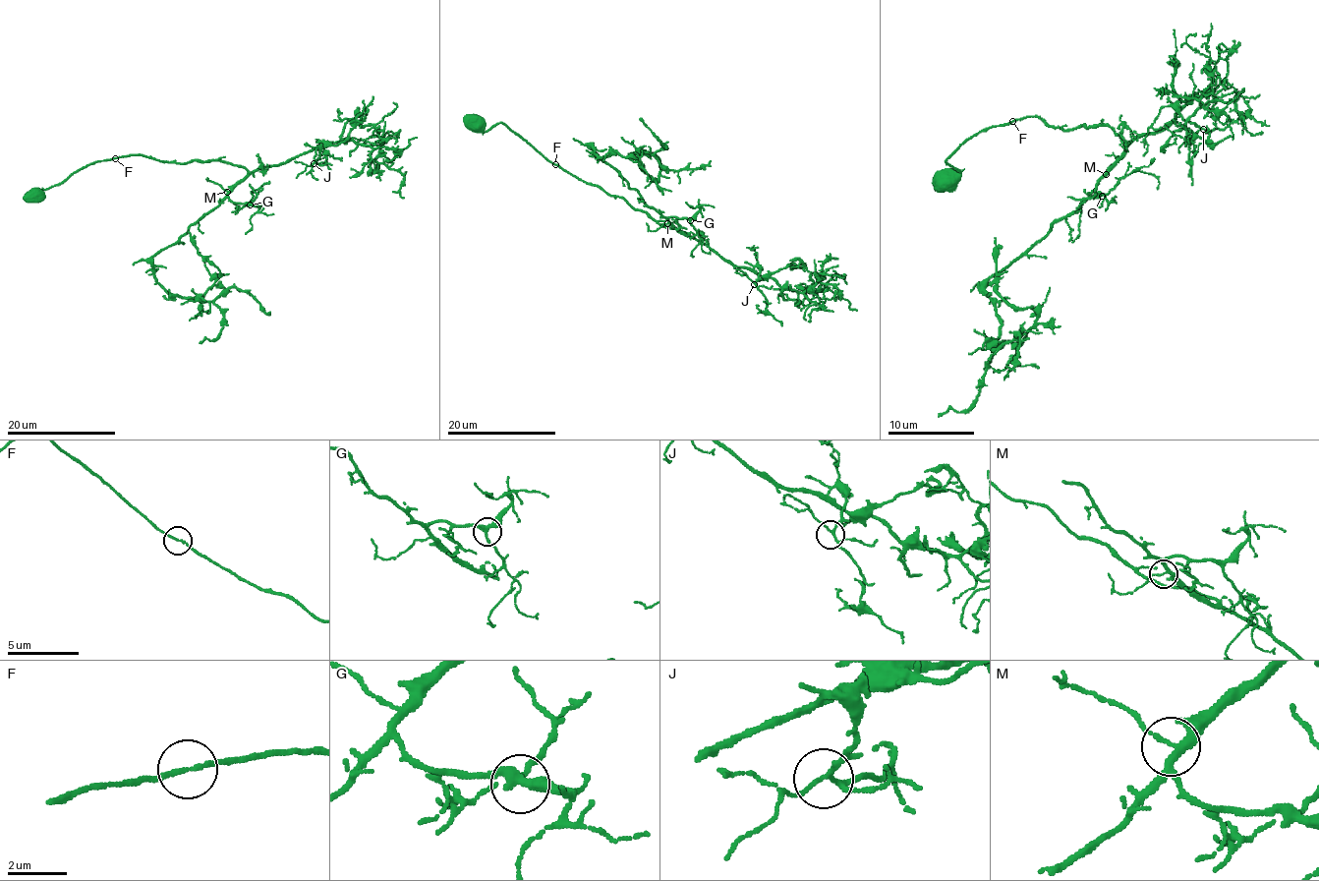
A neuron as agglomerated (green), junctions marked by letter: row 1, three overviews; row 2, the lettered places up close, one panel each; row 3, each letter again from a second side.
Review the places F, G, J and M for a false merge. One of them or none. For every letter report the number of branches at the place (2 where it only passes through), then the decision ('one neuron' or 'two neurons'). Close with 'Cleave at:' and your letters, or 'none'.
F: branches 2; one neuron
G: branches 3; one neuron
J: branches 4; one neuron
M: branches 3; one neuron
Cleave at: none

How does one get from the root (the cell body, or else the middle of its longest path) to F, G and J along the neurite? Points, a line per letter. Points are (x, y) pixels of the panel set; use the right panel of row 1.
F: (1104, 174), (1125, 148), (1120, 138), (1108, 125), (1080, 125), (1060, 129), (1050, 127), (1037, 116), (1013, 121)
G: (1104, 174), (1095, 190), (1102, 196)
J: (1104, 174), (1138, 136), (1162, 129), (1175, 116), (1175, 105), (1185, 121), (1196, 123), (1203, 129)

